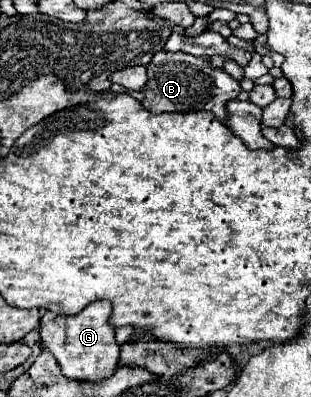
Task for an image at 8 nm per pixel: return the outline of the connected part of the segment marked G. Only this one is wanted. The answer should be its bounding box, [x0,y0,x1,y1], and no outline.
[40,301,120,381]

